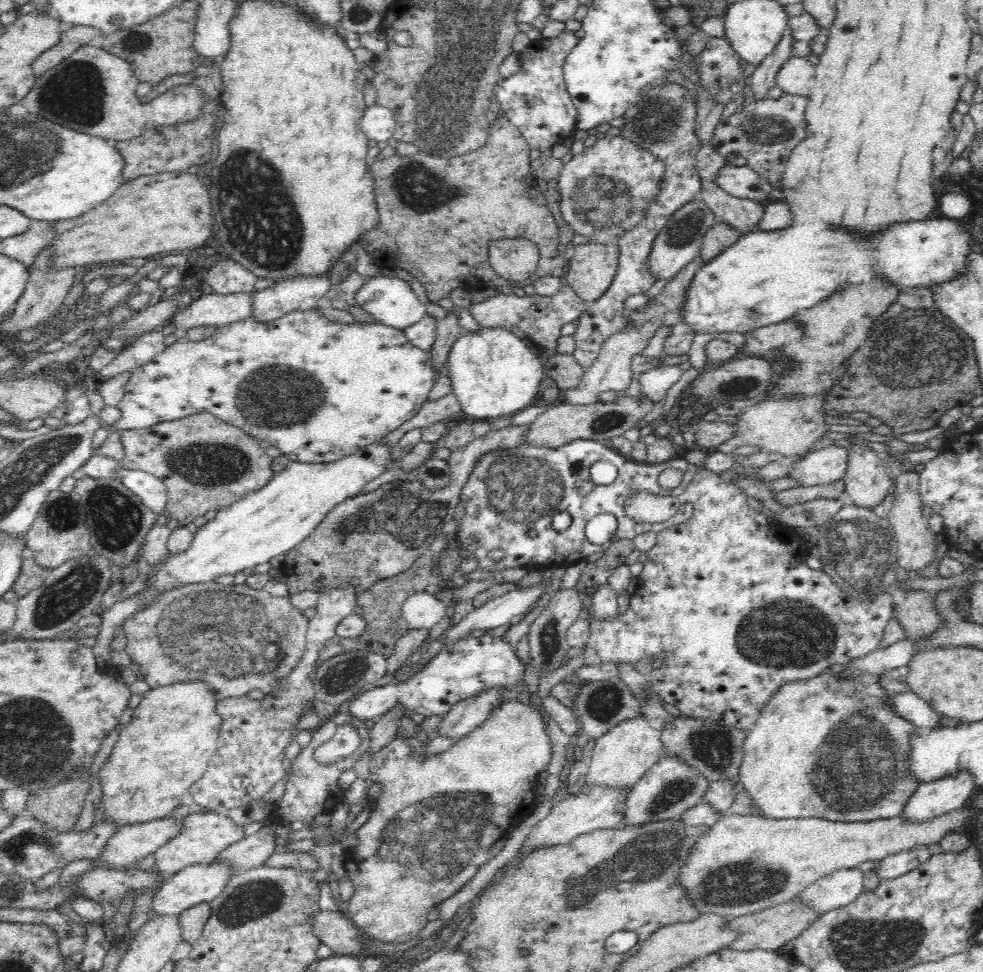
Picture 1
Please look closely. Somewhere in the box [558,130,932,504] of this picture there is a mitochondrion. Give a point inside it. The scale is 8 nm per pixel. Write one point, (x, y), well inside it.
(600, 202)

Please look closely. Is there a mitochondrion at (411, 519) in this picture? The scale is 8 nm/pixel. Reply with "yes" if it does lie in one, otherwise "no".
yes

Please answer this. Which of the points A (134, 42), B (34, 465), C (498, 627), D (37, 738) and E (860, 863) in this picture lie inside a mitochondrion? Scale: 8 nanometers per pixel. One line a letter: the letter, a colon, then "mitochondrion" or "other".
A: mitochondrion
B: mitochondrion
C: other
D: mitochondrion
E: other

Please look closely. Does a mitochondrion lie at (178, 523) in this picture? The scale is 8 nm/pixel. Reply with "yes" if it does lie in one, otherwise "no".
no

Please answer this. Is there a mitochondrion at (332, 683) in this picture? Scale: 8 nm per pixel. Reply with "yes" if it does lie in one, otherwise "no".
yes

